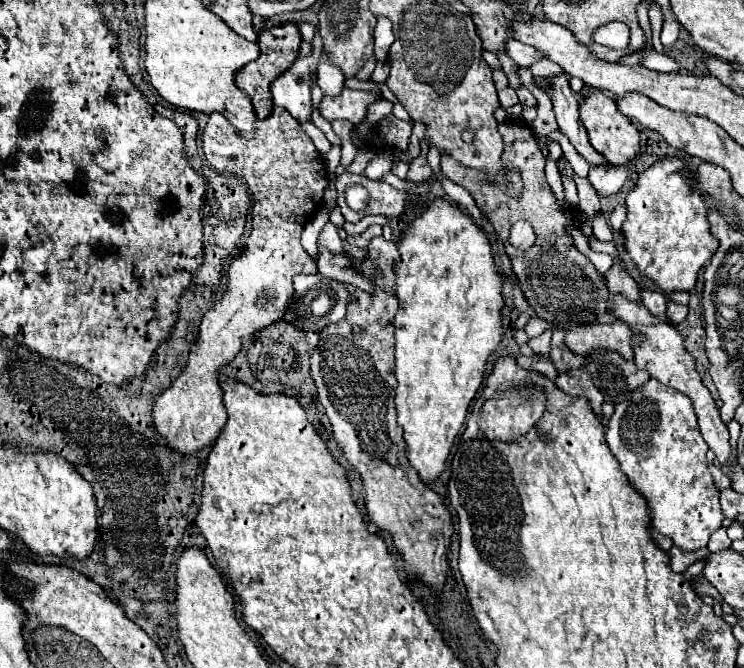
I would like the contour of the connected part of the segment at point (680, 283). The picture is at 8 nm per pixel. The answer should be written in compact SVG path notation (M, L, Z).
M669 157L639 175L637 185L627 195L627 221L623 223L623 247L637 271L649 277L665 295L691 291L697 273L717 249L717 239L709 233L707 205L691 183L691 175L681 159Z

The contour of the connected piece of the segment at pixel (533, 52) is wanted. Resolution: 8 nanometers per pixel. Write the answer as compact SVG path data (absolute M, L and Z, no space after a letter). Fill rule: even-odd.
M509 39L509 41L507 41L507 55L509 55L517 65L523 65L523 67L529 67L531 63L535 63L537 59L543 57L535 47L525 45L525 43L519 43L519 41L515 41L515 39Z

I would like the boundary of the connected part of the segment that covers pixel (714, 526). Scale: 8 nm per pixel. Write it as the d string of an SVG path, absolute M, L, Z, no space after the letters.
M649 379L643 387L631 393L627 403L615 405L615 411L605 425L605 439L629 483L647 499L651 509L651 527L657 533L671 537L673 543L685 551L697 551L707 545L713 531L723 527L725 515L719 503L719 491L713 485L705 459L709 447L701 437L691 399L683 393L673 387L665 387L657 379Z

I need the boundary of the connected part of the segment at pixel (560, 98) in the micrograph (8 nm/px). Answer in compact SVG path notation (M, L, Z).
M559 73L559 75L551 75L549 77L549 89L547 95L553 101L553 111L557 117L557 125L559 129L569 137L569 141L573 143L573 147L579 151L579 155L583 159L587 159L591 165L603 165L607 163L603 159L603 155L599 155L589 139L587 139L587 131L579 121L579 99L577 95L571 91L569 87L569 75L567 73Z

